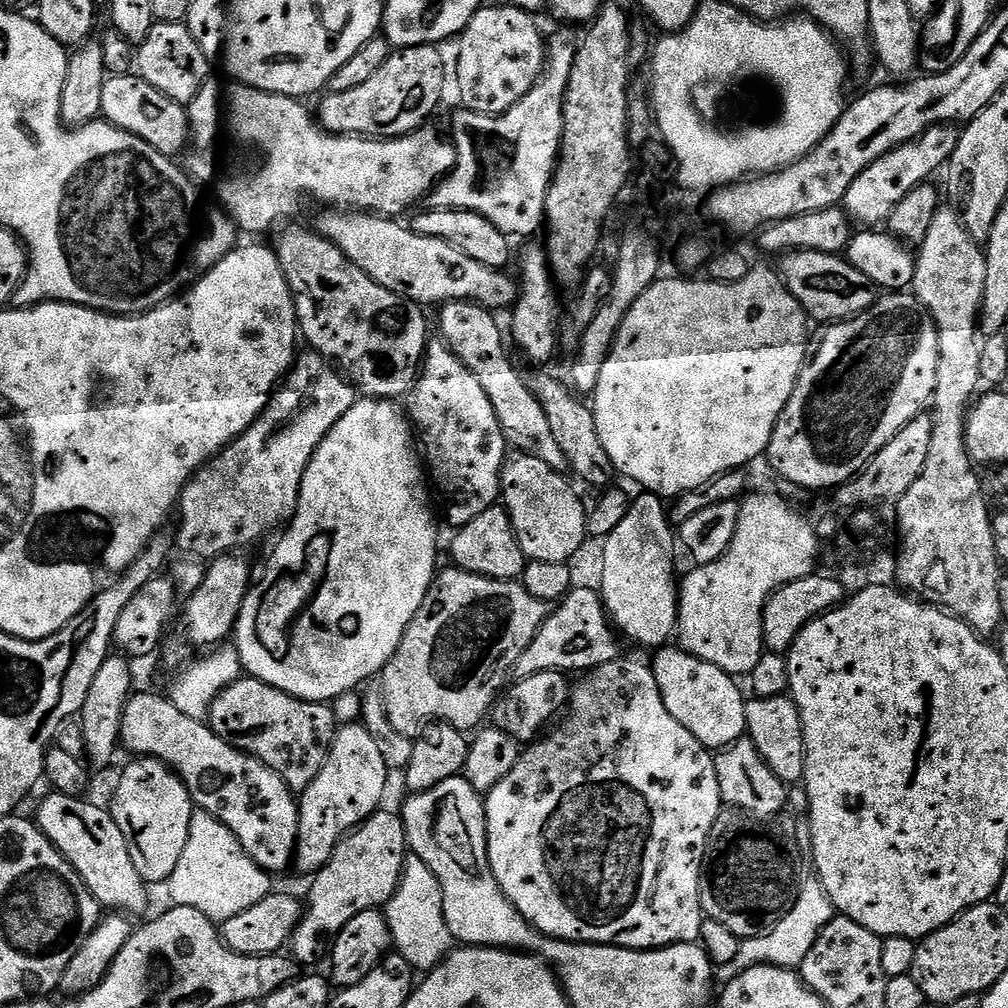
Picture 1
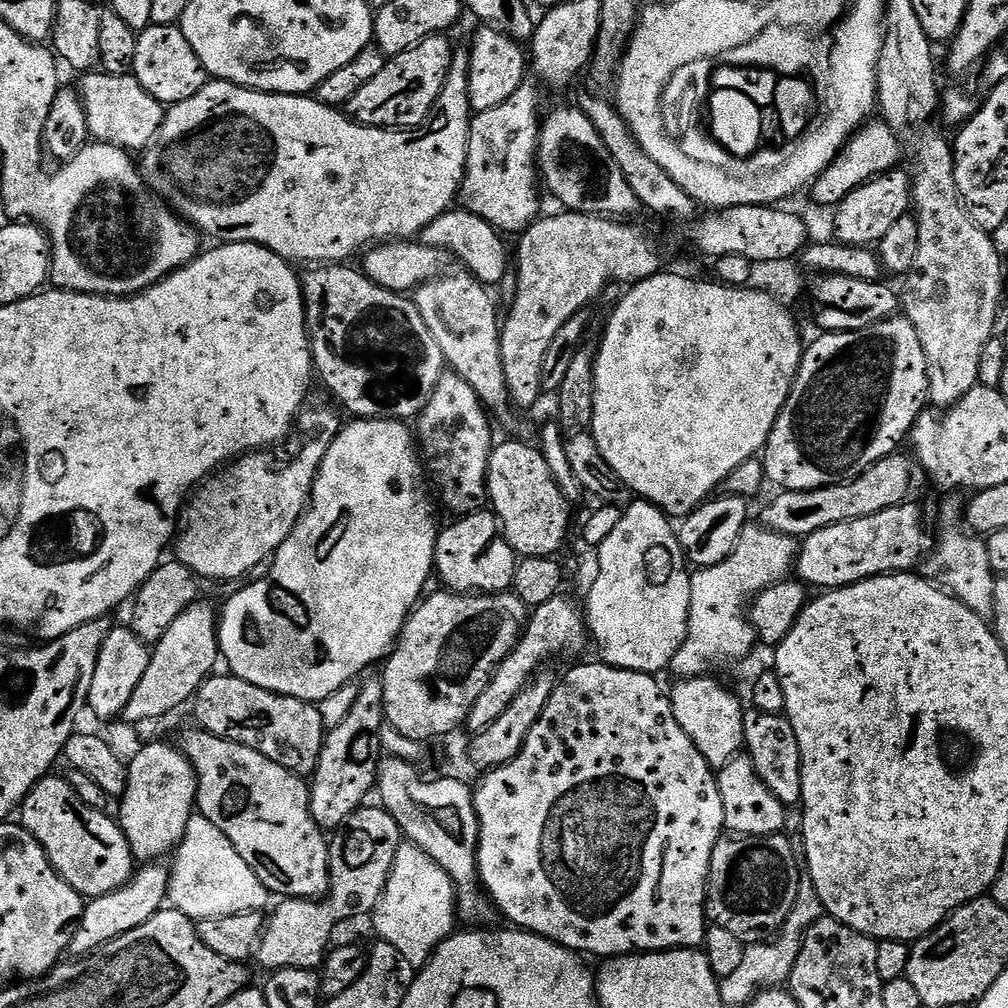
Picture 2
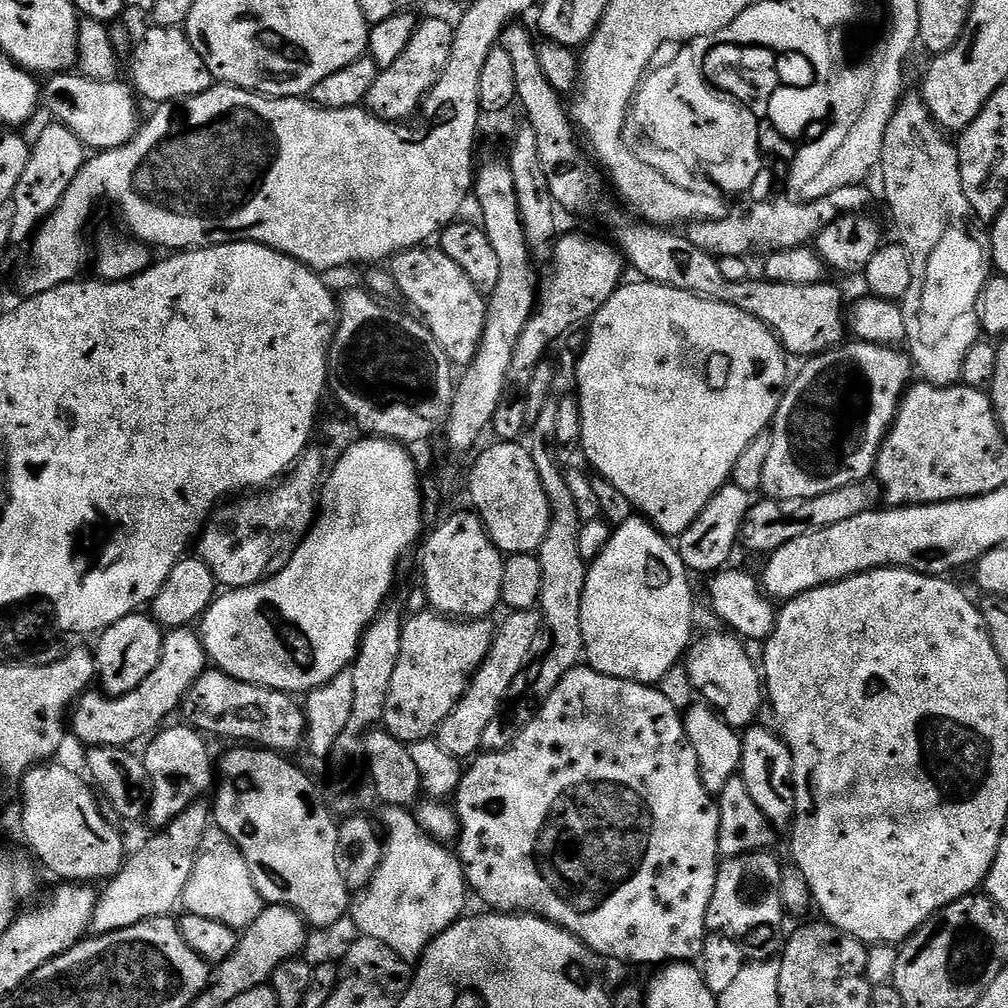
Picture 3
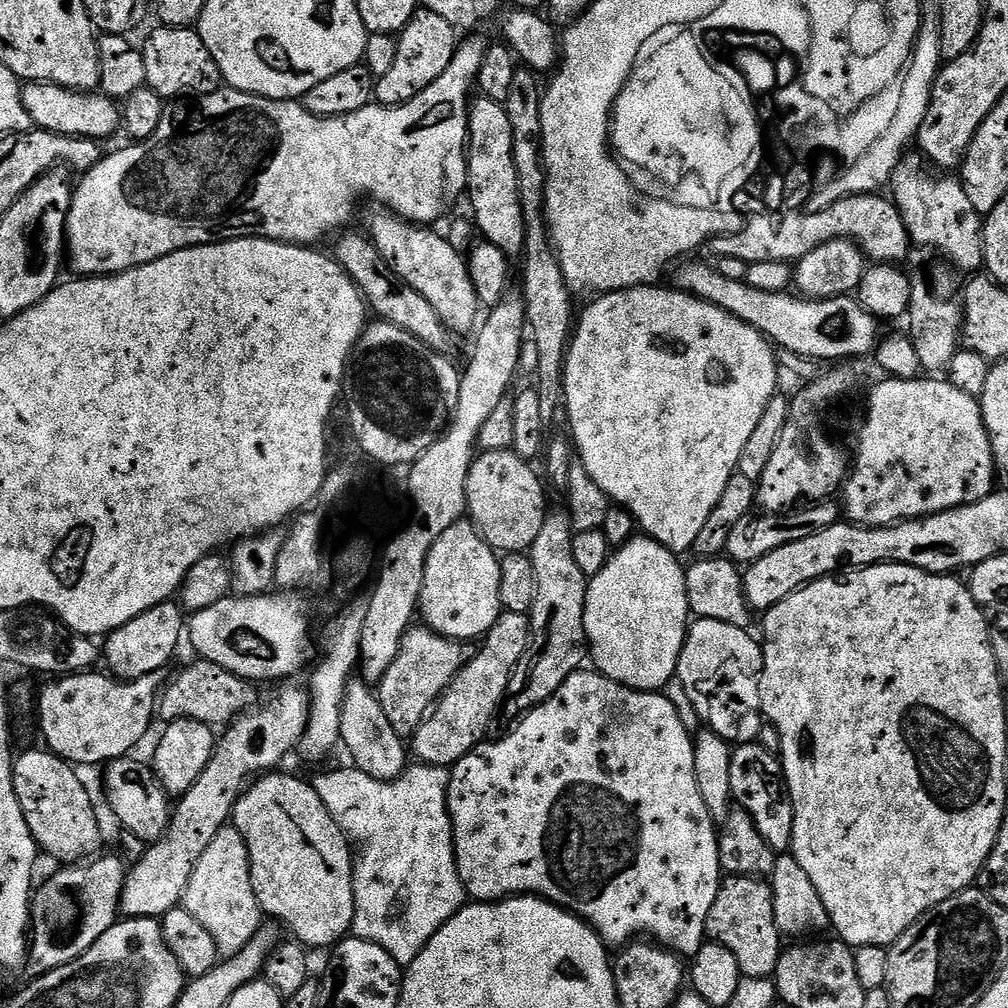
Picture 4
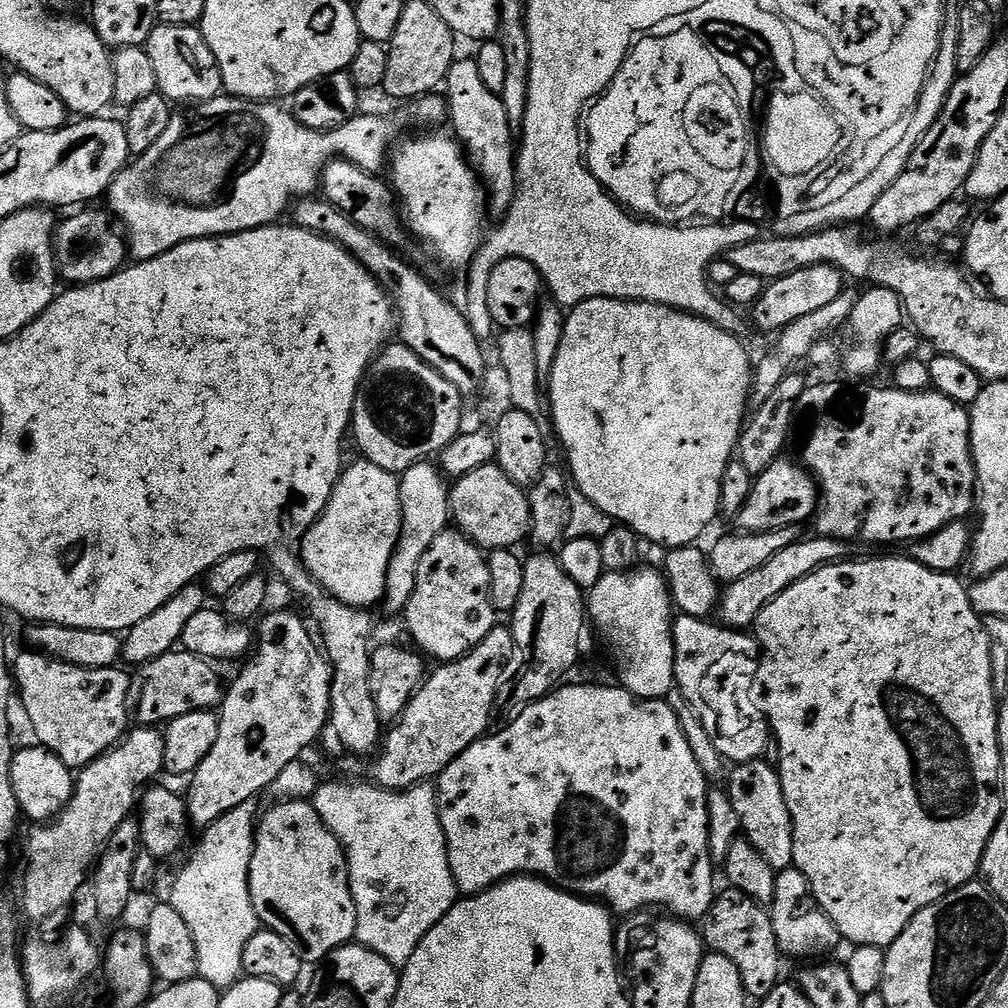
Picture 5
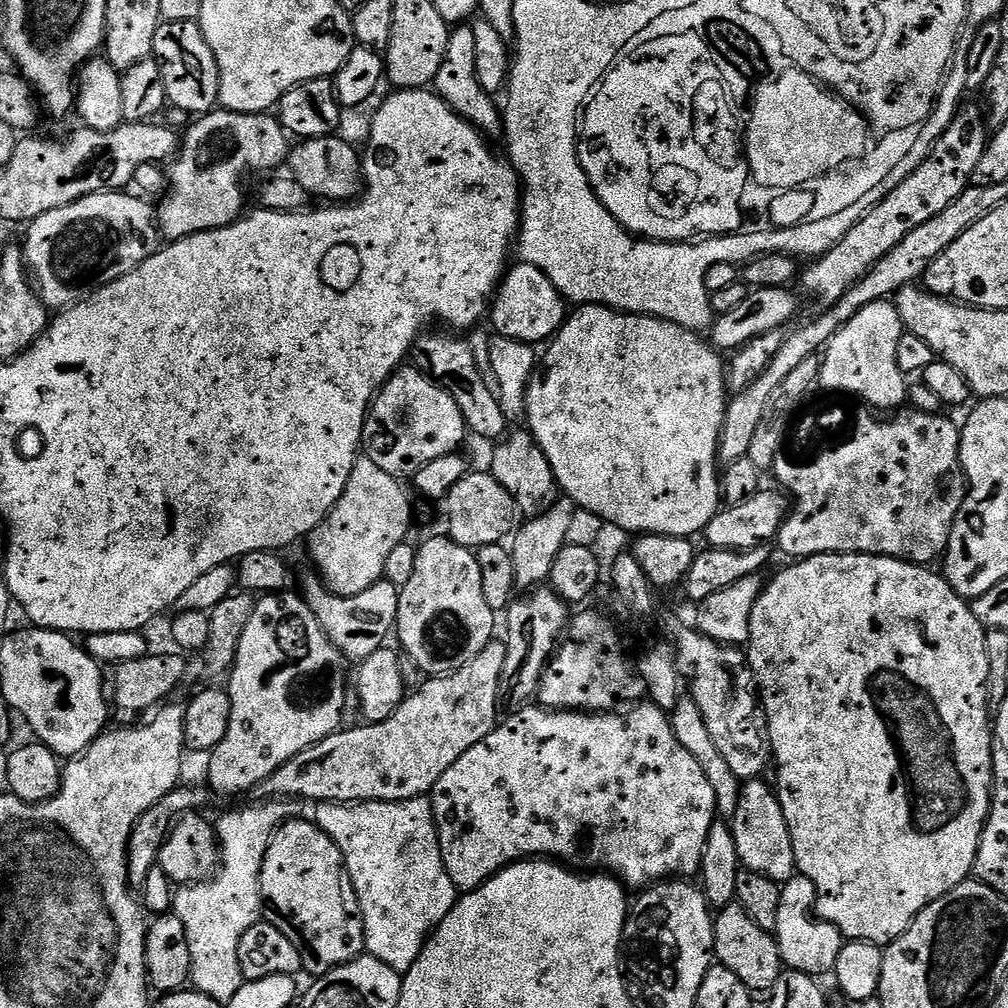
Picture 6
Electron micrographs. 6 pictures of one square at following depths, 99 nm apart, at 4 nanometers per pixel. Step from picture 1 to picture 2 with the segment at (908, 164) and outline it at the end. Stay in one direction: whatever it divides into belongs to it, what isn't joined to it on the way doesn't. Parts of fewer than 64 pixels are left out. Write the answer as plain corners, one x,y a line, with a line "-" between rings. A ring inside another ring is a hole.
893,170
883,172
881,176
876,176
873,180
867,180
858,190
851,192
841,204
835,205
836,212
836,236
835,239
841,244
848,244
851,248
872,248
879,245
882,238
886,238
890,226
898,222
898,218
909,215
912,204
912,181
907,171

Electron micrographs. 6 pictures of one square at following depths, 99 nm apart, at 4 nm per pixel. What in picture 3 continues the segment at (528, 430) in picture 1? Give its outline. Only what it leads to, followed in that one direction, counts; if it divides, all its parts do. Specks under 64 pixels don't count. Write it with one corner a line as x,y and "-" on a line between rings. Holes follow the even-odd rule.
421,246
407,248
391,257
390,271
401,297
416,307
415,315
427,326
428,332
434,334
448,361
453,366
471,364
482,342
488,302
485,293
476,289
475,282
466,278
466,270
439,246

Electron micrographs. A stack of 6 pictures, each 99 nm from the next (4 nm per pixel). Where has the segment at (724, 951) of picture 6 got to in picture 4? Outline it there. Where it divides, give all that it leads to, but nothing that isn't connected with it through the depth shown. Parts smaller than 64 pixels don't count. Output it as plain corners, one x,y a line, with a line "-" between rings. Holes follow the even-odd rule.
728,876
721,883
718,898
714,898
714,906
710,906
704,931
711,943
726,946
726,950
738,958
741,977
750,980
775,977
776,963
782,951
782,933
775,924
772,889
763,879
755,876

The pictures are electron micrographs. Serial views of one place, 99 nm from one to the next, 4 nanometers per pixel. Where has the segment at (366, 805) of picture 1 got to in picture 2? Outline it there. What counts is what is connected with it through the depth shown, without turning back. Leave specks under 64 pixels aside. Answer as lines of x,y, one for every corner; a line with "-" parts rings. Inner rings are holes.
368,680
359,685
360,693
342,726
331,729
324,737
322,754
316,771
310,777
310,810
314,822
325,830
335,830
350,818
350,814
365,807
368,795
373,795
382,749
380,728
384,719
384,681

